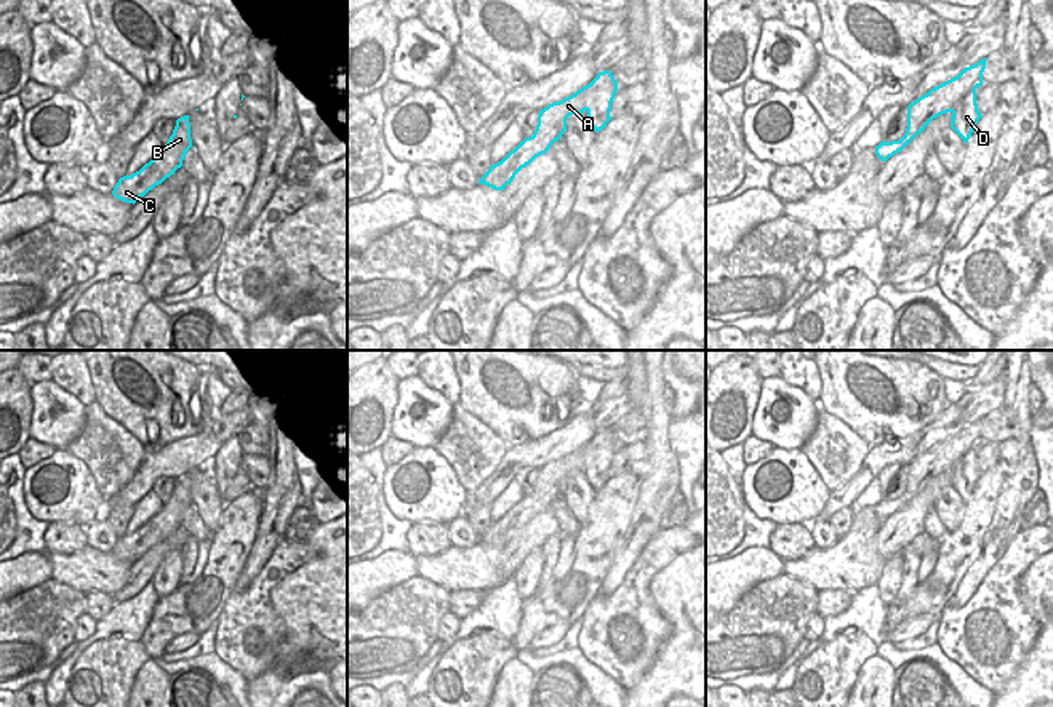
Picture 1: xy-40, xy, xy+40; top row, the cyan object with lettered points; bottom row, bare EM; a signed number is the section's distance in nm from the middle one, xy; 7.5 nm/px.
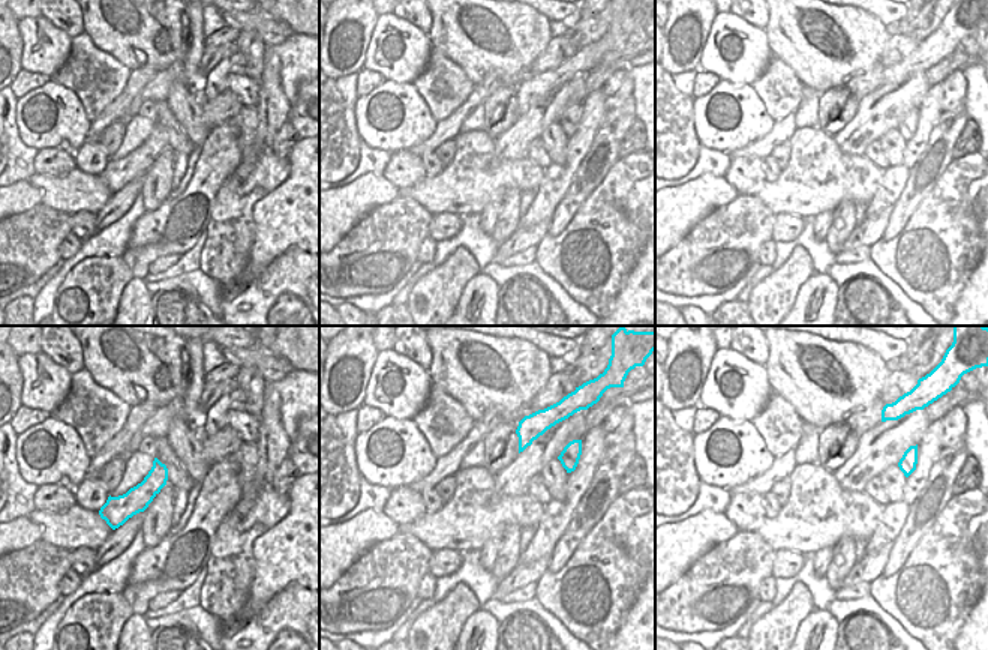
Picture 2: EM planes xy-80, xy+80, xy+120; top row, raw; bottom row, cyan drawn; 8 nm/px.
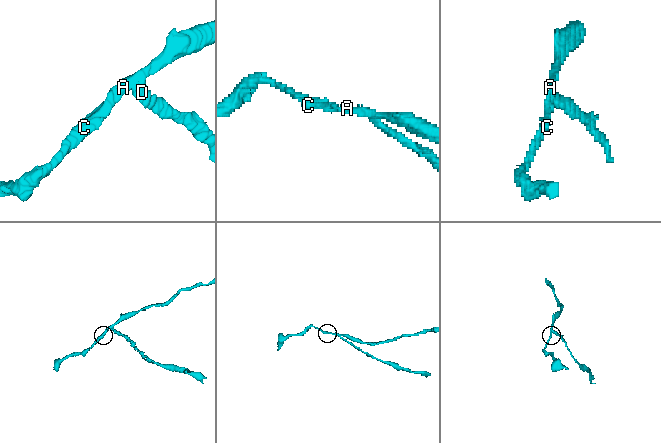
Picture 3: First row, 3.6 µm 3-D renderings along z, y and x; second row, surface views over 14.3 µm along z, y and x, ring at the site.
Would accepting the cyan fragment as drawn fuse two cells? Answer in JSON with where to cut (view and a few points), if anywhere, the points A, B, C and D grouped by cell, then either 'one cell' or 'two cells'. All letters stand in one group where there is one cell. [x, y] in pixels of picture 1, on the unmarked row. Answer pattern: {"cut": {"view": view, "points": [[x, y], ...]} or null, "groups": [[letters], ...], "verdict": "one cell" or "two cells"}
{"cut": {"view": "xy", "points": [[594, 439], [586, 448], [584, 467]]}, "groups": [["A", "B", "C"], ["D"]], "verdict": "two cells"}

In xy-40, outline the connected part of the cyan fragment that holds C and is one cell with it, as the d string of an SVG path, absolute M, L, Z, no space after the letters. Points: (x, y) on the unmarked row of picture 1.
M189 473L176 478L173 493L163 507L139 529L123 534L115 542L112 553L126 561L136 561L155 544L174 533L182 525L184 513L192 505Z

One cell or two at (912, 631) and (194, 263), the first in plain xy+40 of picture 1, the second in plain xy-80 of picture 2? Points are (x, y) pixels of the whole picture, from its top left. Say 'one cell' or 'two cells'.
two cells

